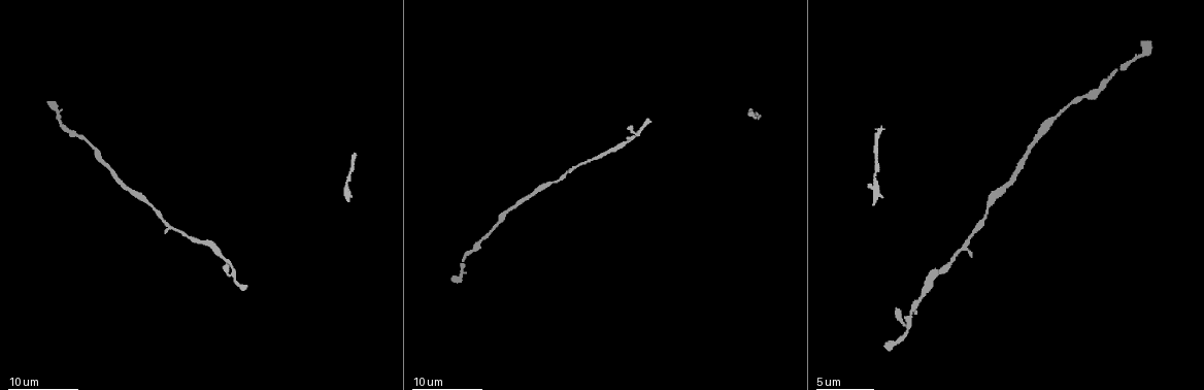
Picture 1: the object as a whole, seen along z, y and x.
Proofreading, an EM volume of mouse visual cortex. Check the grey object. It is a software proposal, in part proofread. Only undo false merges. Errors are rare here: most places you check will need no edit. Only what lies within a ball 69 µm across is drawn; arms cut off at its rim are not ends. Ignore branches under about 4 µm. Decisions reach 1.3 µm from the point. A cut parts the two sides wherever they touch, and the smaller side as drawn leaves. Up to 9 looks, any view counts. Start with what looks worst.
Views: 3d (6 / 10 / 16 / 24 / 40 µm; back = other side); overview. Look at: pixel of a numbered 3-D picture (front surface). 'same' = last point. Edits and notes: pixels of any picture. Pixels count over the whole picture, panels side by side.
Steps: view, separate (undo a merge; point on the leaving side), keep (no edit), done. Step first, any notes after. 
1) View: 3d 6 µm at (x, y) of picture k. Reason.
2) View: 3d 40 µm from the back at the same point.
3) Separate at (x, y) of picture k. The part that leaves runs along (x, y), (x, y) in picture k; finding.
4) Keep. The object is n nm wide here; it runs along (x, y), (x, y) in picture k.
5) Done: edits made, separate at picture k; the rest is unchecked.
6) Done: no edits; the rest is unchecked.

View: 3d 10 µm at (199, 240) of picture 1.

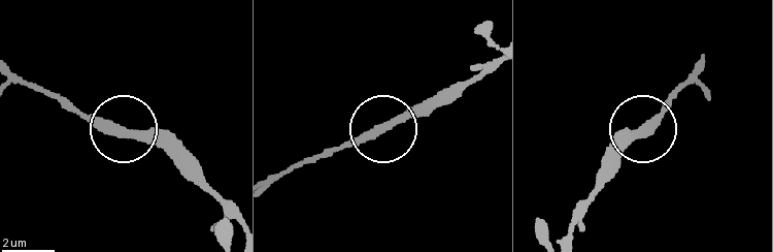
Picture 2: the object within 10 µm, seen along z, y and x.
Keep. It runs along (127, 130), (149, 134), (180, 163) in picture 2; all the same neuron.

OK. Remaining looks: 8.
View: 3d 10 µm at (964, 247) of picture 1. Sudden change in width.

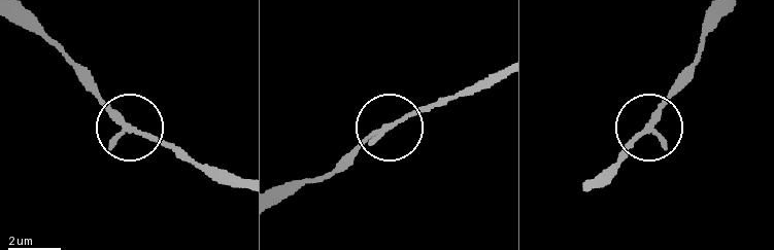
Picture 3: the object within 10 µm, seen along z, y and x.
View: 3d 10 µm from the back at (124, 125) of picture 3.

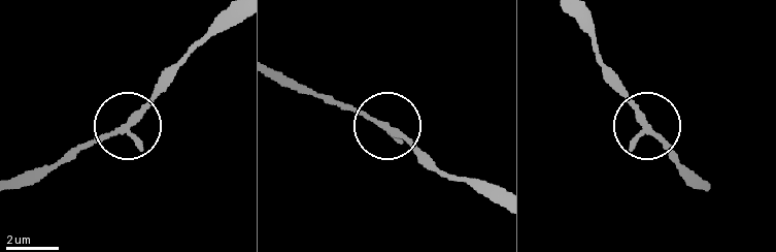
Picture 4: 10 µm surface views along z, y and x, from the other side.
Keep. It runs along (21, 183), (120, 129), (164, 85) in picture 4; all the same neuron.

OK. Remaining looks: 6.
View: 3d 6 µm at (548, 183) of picture 1. Calibre changes.

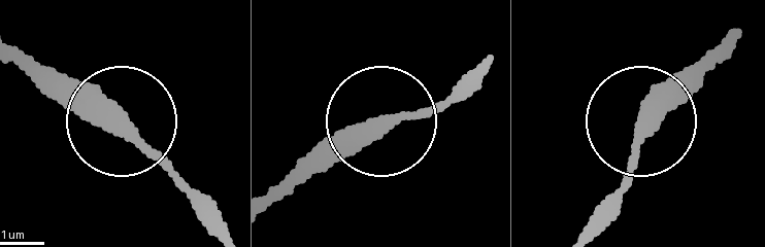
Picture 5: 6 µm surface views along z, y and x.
View: 3d 6 µm from the back at (644, 125) of picture 5.

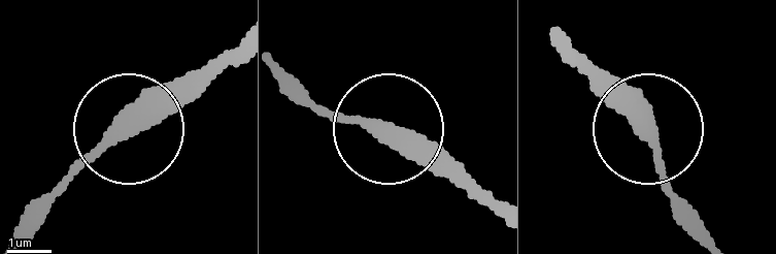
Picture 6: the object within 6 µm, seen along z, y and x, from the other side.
Keep. It runs along (275, 70), (338, 115), (394, 129), (468, 196) in picture 6; continuous, no second neuron.

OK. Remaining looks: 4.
View: 3d 10 µm at (58, 118) of picture 1. Narrows sharply.

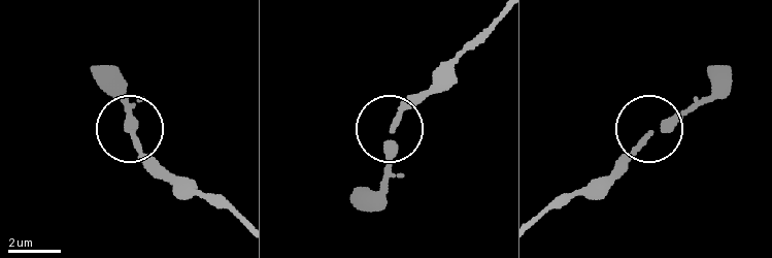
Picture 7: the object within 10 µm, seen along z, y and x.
Keep. It runs along (499, 17), (397, 124), (386, 201) in picture 7; one neuron here.

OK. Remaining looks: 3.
Done: no edits; the rest is unchecked.

